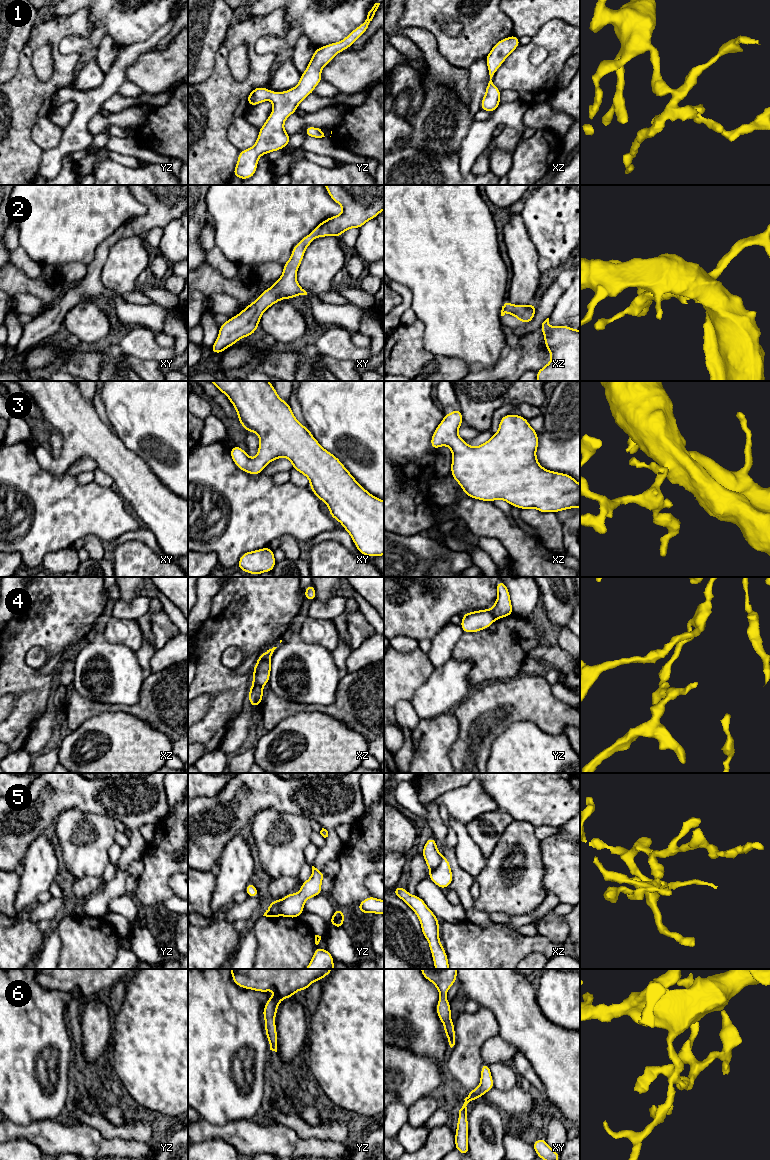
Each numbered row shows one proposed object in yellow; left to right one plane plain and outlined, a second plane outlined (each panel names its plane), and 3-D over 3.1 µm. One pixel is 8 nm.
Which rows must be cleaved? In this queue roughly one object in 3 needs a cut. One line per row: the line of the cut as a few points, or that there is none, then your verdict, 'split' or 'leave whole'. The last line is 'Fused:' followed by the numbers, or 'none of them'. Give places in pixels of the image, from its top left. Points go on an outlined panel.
1: no cut | leave whole
2: no cut | leave whole
3: no cut | leave whole
4: yz (490, 609), (495, 619) | split
5: xz (443, 856), (440, 863), (430, 870) | split
6: no cut | leave whole
Fused: 4, 5

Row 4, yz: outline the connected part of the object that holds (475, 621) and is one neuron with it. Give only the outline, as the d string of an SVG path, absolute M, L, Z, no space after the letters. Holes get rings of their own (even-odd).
M491 609L464 613L460 626L464 633L475 633L488 629L495 621Z

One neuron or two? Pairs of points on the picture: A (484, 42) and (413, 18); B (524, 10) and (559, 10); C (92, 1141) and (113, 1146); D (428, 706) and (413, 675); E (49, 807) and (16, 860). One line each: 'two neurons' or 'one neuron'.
A: one neuron
B: one neuron
C: two neurons
D: two neurons
E: one neuron

